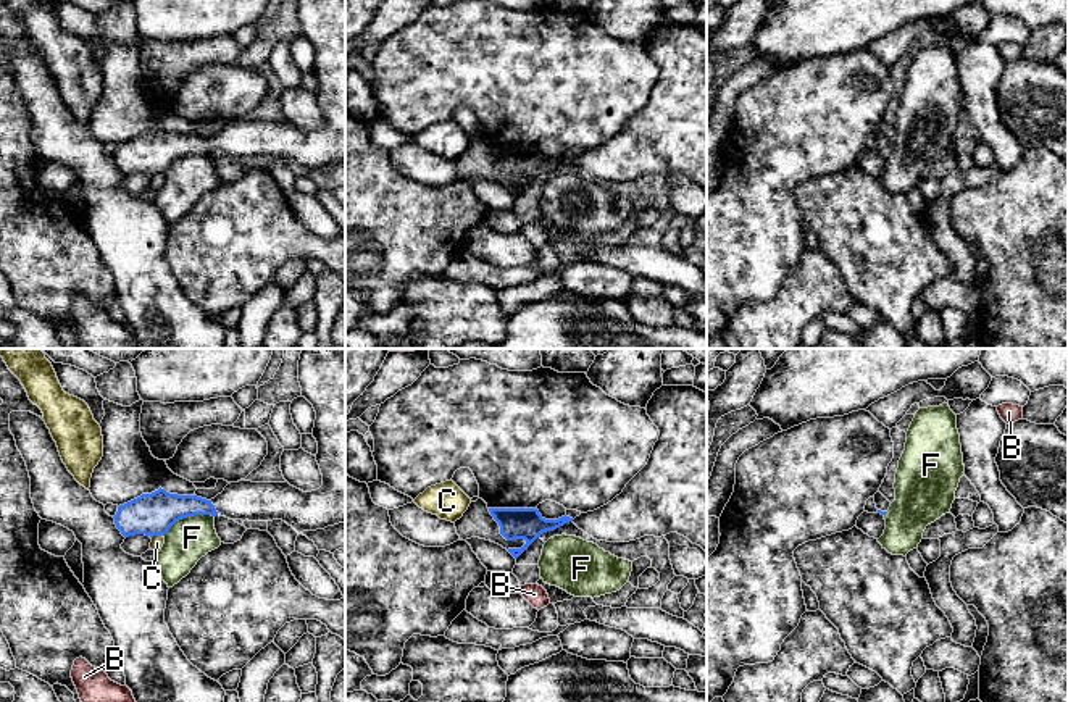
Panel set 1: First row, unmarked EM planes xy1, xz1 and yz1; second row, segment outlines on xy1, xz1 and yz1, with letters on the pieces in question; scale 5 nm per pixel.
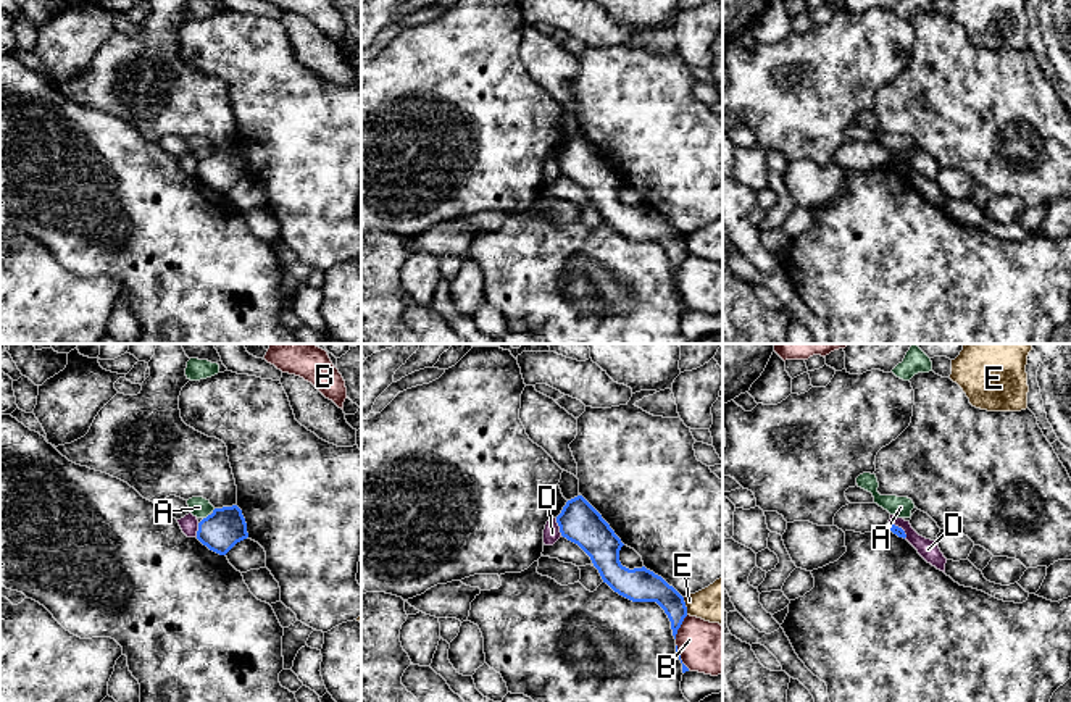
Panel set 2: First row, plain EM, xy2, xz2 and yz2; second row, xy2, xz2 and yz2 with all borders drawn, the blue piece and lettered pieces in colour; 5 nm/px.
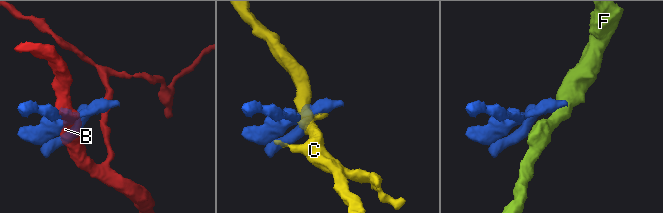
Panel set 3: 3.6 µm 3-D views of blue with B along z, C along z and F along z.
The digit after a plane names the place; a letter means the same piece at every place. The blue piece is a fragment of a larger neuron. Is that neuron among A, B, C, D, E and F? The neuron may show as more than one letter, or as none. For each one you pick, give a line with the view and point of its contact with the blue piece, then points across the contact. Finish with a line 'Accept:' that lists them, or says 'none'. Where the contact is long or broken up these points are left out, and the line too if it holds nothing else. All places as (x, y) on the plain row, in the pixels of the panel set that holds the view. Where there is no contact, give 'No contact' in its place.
Accept: none

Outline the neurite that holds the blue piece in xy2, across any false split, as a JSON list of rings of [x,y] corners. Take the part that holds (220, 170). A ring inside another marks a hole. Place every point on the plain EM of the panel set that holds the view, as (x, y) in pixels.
[[[237,144],[215,147],[198,161],[197,178],[219,194],[226,194],[247,176],[247,161]]]

